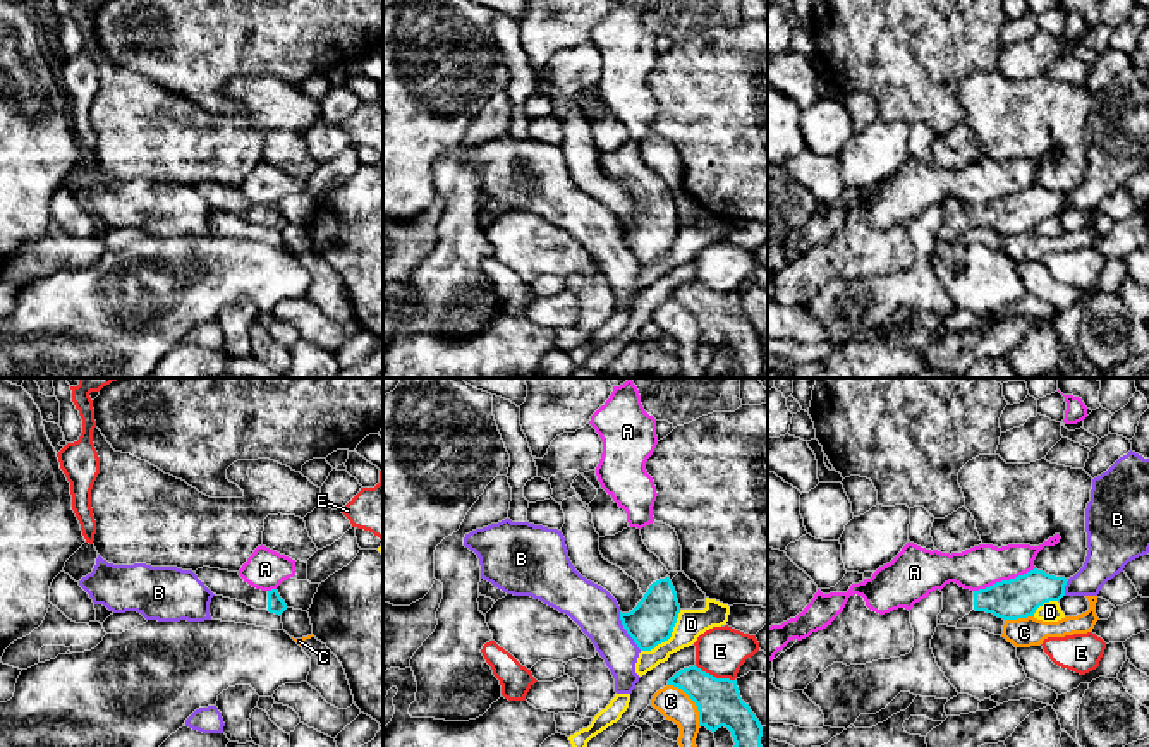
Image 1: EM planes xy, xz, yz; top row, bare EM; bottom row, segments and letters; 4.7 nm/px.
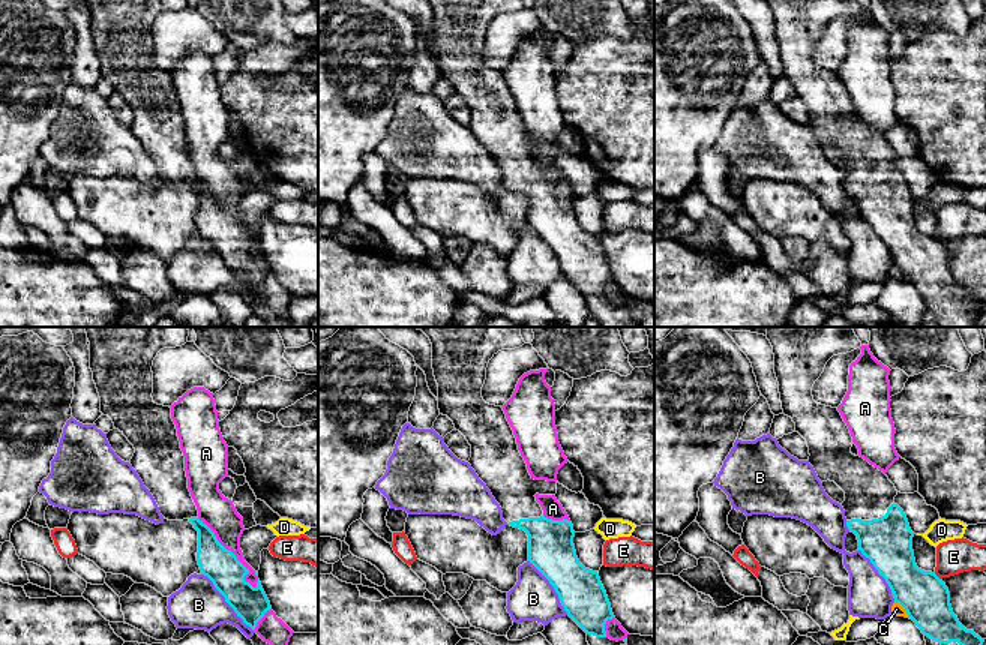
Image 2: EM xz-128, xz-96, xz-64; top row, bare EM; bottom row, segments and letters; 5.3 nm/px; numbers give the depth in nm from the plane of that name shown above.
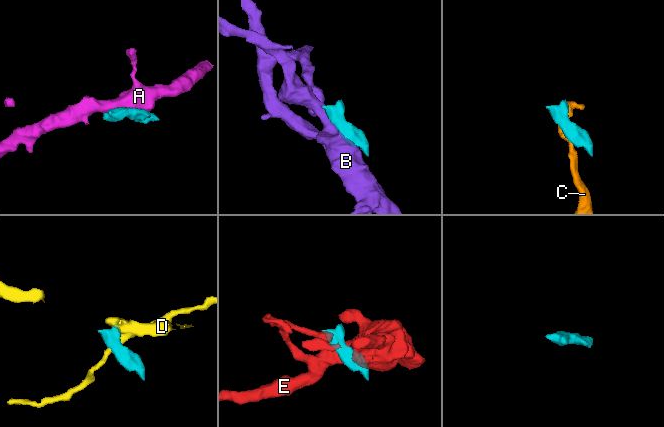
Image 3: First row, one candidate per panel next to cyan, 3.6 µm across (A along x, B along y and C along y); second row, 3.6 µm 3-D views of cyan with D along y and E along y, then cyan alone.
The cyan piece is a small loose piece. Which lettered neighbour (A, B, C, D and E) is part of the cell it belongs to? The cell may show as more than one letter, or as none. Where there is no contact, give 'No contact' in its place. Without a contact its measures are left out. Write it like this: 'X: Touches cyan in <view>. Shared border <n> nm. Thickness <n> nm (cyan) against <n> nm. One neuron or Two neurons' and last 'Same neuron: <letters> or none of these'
A: Touches cyan in yz. Shared border 300 nm. Thickness 190 nm (cyan) against 200 nm. Two neurons
B: Touches cyan in xz. Shared border 220 nm. Thickness 220 nm (cyan) against 220 nm. Two neurons
C: Touches cyan in xz. Shared border 260 nm. Thickness 220 nm (cyan) against 150 nm. Two neurons
D: Touches cyan in xz. Shared border 280 nm. Thickness 220 nm (cyan) against 140 nm. Two neurons
E: Touches cyan in xz. Shared border 200 nm. Thickness 220 nm (cyan) against 240 nm. Two neurons
Same neuron: none of these

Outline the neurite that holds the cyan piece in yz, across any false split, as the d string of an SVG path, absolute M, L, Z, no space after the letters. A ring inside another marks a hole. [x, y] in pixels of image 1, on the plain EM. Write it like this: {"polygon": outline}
{"polygon": "M1037 184L979 206L950 197L941 204L943 225L938 230L938 240L955 242L972 225L993 228L1003 235L1034 232L1039 222L1065 211L1067 197L1065 192L1055 192Z"}

